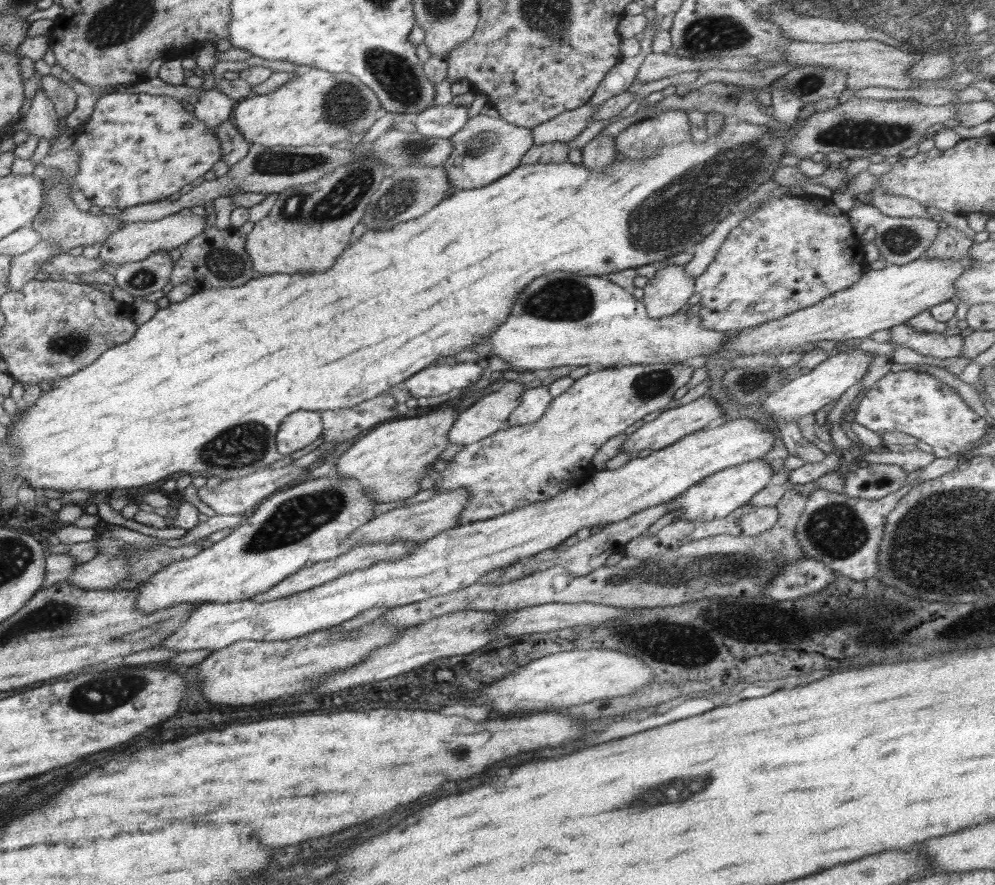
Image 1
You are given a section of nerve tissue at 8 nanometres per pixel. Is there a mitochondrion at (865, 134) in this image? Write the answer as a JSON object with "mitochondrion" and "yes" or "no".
{"mitochondrion":"yes"}

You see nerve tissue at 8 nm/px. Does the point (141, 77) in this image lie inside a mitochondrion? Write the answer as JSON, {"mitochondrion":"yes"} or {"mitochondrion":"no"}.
{"mitochondrion":"no"}

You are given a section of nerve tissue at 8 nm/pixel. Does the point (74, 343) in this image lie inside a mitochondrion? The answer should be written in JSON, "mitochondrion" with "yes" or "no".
{"mitochondrion":"yes"}

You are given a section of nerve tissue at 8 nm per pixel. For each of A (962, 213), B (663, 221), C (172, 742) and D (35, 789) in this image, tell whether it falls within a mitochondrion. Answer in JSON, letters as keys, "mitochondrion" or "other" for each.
{"A":"other","B":"mitochondrion","C":"other","D":"other"}

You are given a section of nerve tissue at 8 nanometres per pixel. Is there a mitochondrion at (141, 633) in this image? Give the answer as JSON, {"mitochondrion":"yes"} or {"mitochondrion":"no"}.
{"mitochondrion":"no"}

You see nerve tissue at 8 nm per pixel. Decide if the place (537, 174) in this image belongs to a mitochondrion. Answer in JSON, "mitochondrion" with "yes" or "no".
{"mitochondrion":"no"}

